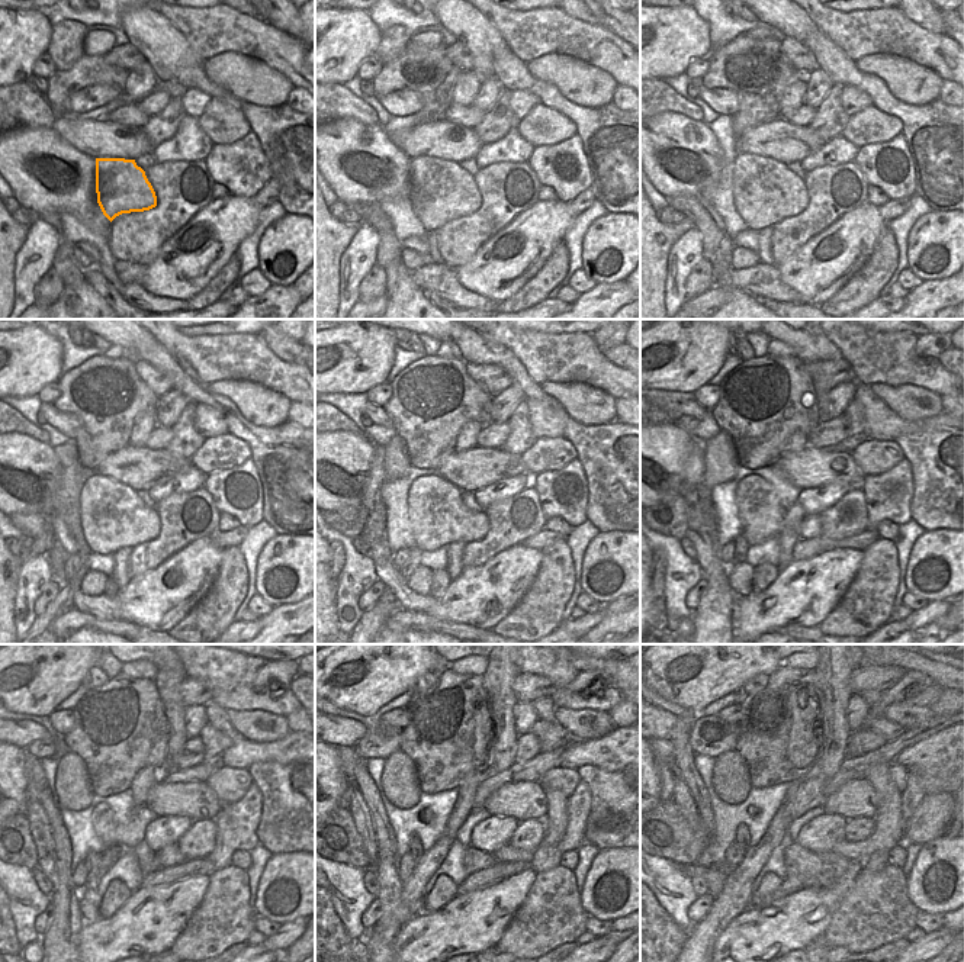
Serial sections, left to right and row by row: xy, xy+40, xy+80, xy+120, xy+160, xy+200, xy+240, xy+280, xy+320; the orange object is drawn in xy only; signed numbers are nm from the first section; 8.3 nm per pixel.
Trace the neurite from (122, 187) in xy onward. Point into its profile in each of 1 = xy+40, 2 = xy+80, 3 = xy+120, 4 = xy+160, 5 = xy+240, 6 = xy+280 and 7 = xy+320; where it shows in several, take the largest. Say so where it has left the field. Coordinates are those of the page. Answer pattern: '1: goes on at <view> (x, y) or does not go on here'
1: goes on at xy+40 (442, 190)
2: goes on at xy+80 (765, 192)
3: goes on at xy+120 (112, 515)
4: goes on at xy+160 (439, 517)
5: goes on at xy+240 (102, 817)
6: goes on at xy+280 (507, 853)
7: goes on at xy+320 (889, 830)

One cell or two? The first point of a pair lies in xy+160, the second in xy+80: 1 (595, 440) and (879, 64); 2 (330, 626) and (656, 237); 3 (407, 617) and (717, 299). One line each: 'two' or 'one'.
1: two
2: one
3: one

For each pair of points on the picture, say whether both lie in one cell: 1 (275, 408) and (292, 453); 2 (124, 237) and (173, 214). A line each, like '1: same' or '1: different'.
1: different
2: same

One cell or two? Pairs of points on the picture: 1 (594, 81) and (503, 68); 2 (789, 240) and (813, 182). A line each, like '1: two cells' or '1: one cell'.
1: two cells
2: one cell

